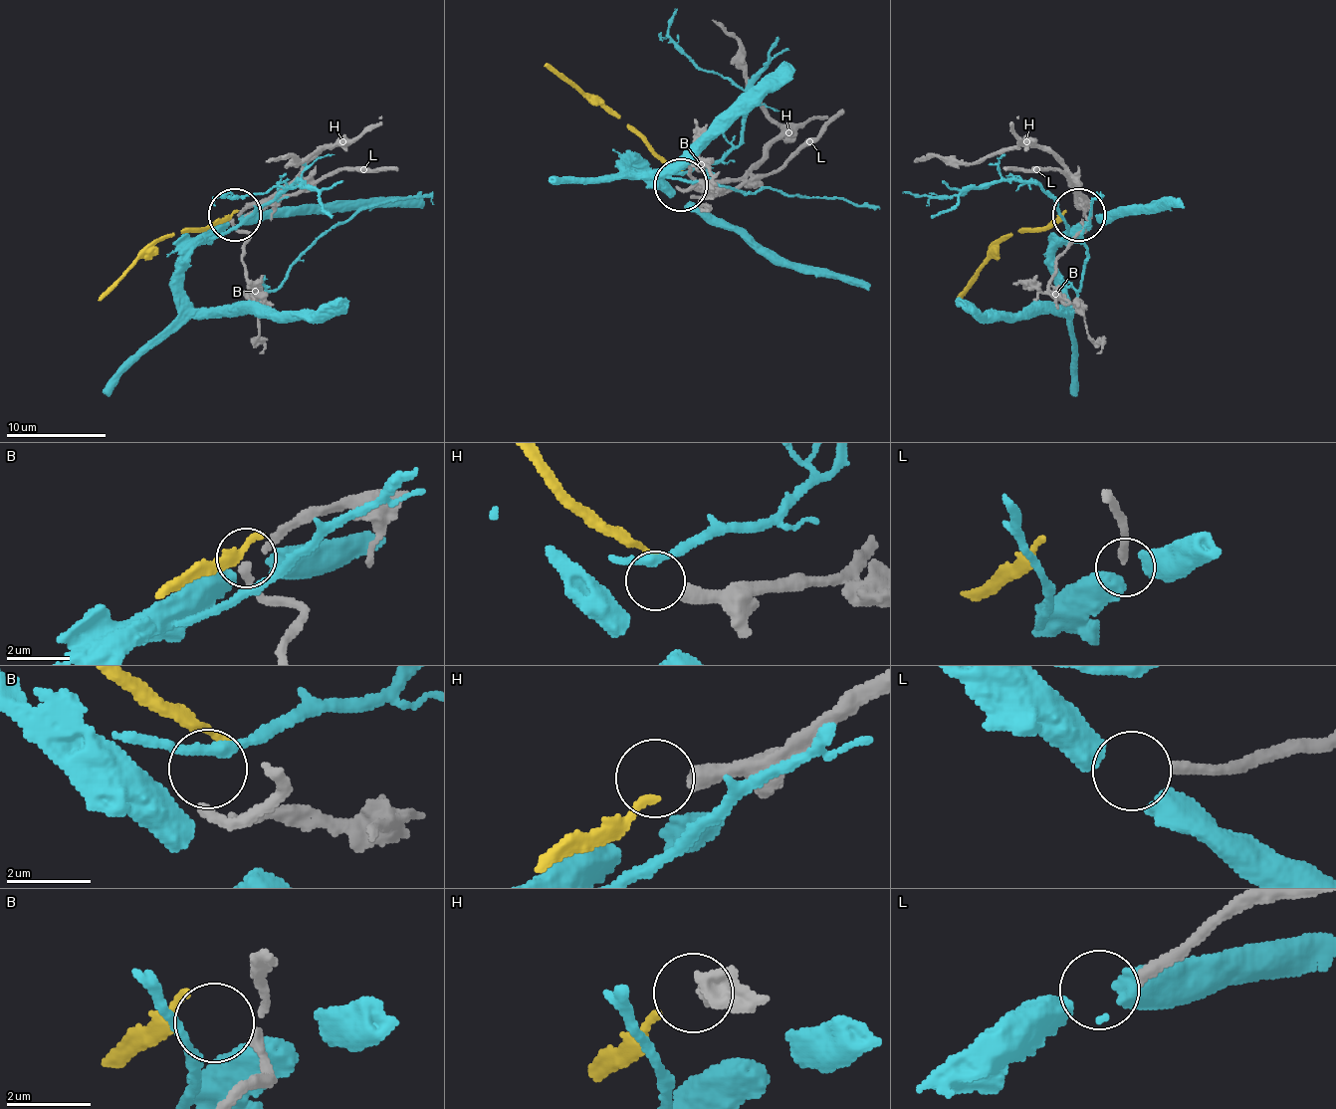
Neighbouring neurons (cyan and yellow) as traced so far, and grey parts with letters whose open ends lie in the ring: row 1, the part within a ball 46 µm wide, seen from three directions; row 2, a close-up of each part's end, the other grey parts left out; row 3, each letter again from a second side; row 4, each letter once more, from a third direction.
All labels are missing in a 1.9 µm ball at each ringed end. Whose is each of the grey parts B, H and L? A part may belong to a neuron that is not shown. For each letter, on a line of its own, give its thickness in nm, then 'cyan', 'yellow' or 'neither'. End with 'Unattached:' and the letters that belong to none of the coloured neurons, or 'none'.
B: 190 nm | neither
H: 440 nm | yellow
L: 280 nm | neither
Unattached: B, L

